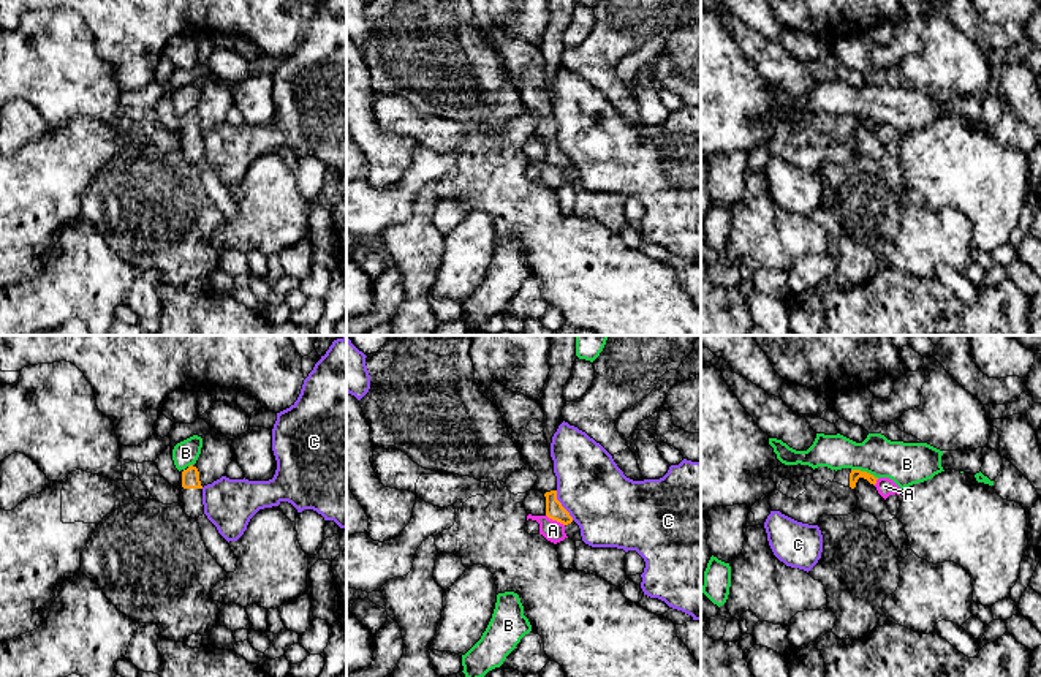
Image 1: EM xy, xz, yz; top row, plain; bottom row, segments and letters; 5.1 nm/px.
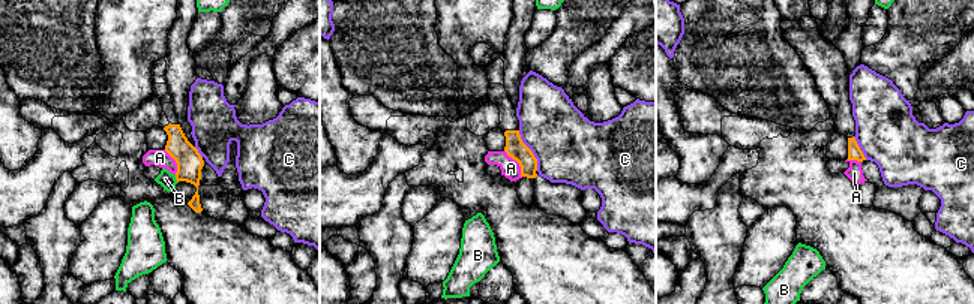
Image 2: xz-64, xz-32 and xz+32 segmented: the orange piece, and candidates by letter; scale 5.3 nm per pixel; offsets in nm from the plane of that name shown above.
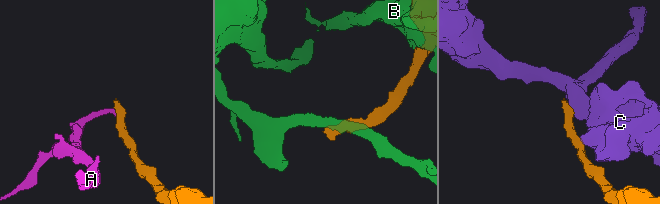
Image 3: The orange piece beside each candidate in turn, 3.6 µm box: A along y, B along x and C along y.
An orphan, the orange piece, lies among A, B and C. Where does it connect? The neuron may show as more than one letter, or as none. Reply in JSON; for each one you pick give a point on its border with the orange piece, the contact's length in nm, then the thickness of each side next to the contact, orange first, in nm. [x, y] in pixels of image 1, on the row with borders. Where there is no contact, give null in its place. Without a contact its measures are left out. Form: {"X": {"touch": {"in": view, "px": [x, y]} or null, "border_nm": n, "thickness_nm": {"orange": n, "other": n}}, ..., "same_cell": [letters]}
{"same_cell": []}

